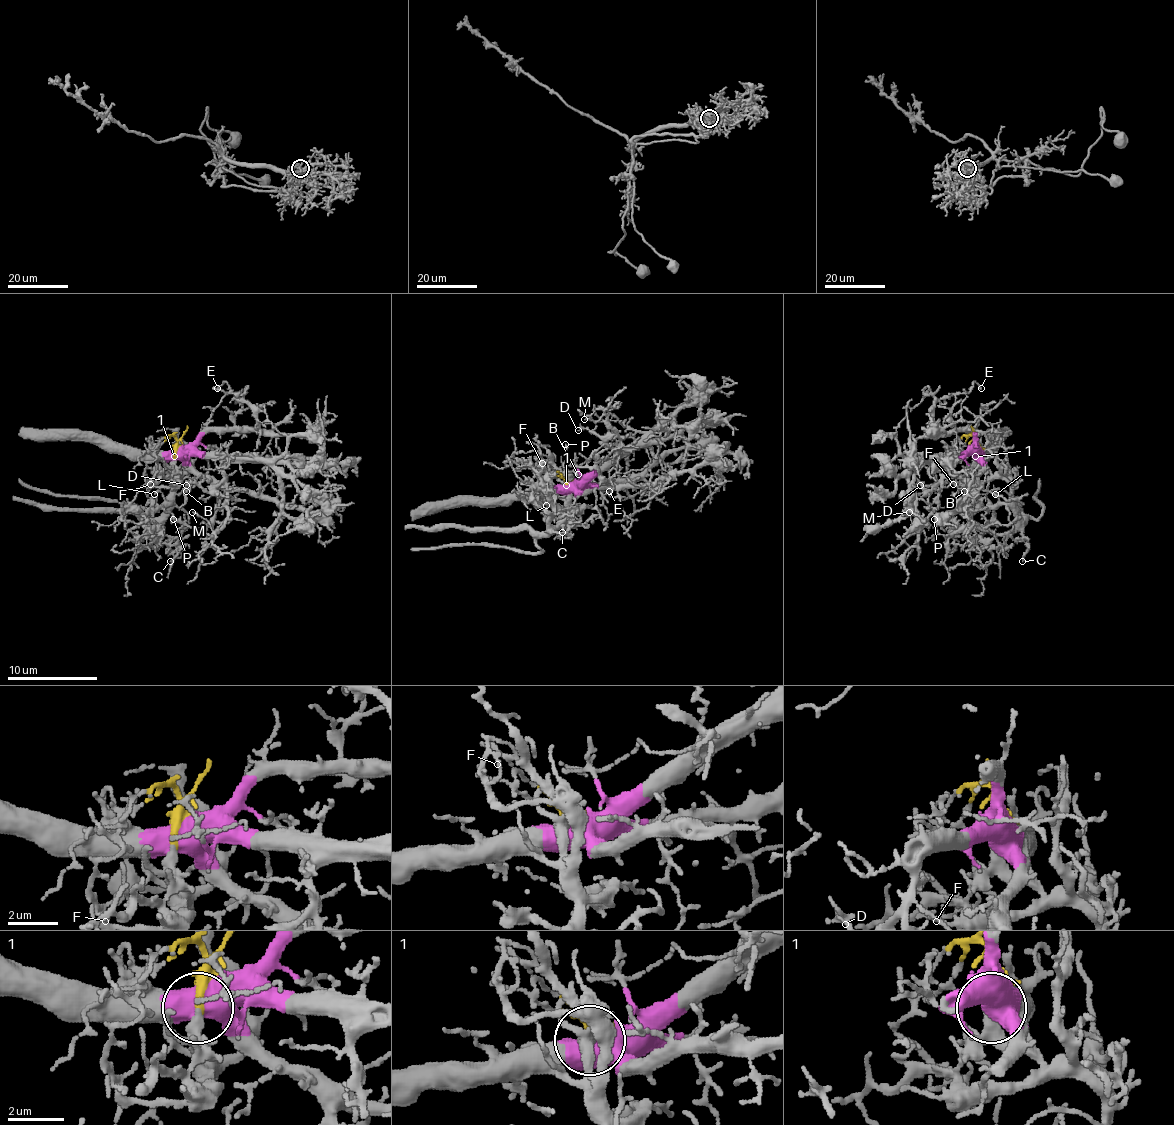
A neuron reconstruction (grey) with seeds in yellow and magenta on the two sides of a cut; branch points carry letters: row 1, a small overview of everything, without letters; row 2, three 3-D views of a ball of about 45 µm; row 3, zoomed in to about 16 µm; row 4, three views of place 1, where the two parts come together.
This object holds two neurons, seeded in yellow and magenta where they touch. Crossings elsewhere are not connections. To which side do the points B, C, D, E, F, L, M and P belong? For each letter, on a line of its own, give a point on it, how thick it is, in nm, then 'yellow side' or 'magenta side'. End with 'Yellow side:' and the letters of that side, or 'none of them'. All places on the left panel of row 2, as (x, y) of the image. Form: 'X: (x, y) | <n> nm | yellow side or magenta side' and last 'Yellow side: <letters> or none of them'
B: (186, 491) | 140 nm | magenta side
C: (170, 561) | 150 nm | yellow side
D: (186, 485) | 110 nm | magenta side
E: (217, 388) | 120 nm | magenta side
F: (150, 484) | 110 nm | yellow side
L: (154, 494) | 170 nm | yellow side
M: (192, 512) | 120 nm | magenta side
P: (173, 519) | 140 nm | magenta side
Yellow side: C, F, L

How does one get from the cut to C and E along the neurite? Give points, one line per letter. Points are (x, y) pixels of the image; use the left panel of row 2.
C: (183, 444), (176, 442), (174, 507), (160, 529), (167, 545), (178, 552), (169, 561)
E: (183, 444), (192, 446), (210, 431), (261, 431), (246, 404), (234, 397), (225, 381), (216, 388)

